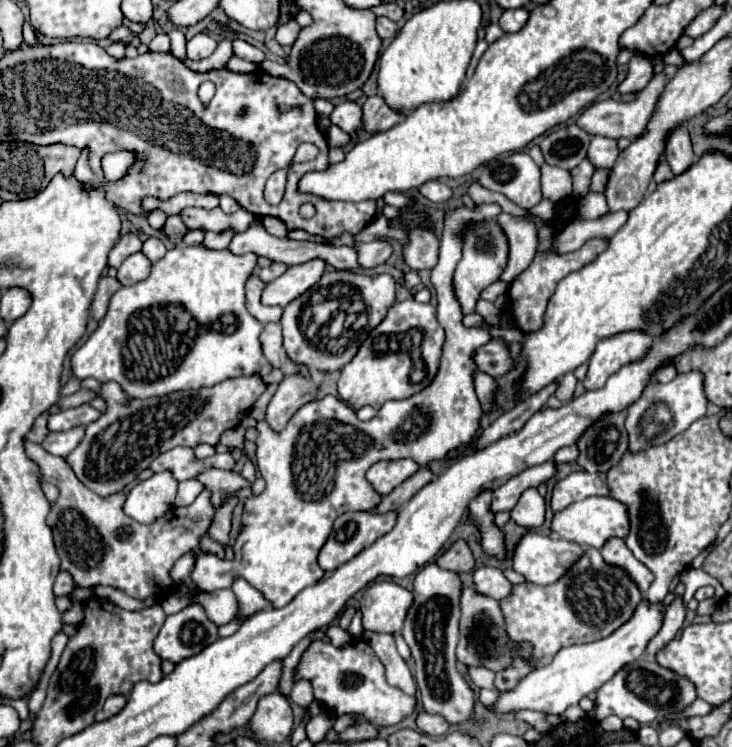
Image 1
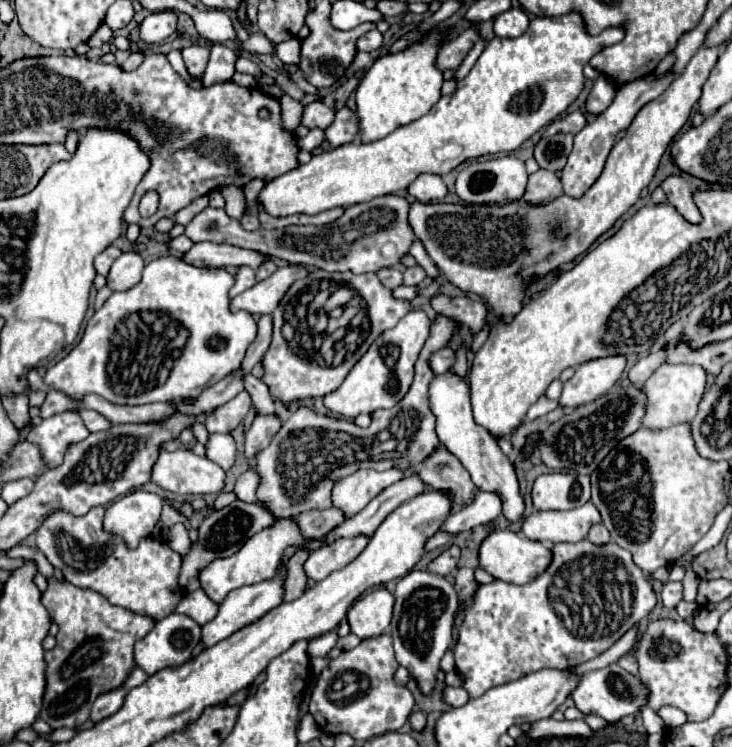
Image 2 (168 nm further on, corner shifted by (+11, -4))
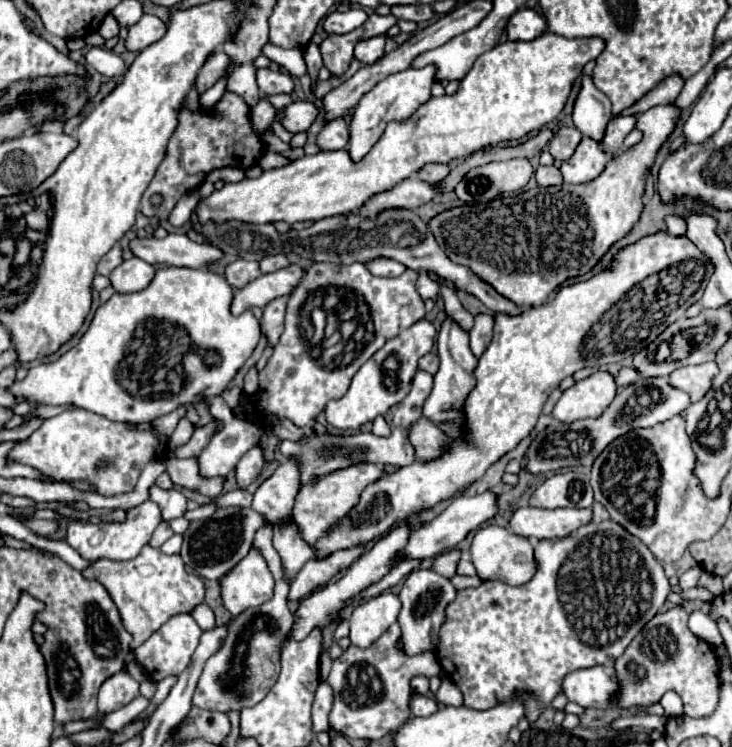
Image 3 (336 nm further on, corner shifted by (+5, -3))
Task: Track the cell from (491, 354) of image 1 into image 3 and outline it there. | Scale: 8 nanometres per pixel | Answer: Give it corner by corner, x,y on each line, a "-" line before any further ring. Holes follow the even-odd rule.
427,353
427,355
423,355
423,357
419,359
419,369
423,369
423,371
435,375
437,369
439,369
439,357
437,357
435,353

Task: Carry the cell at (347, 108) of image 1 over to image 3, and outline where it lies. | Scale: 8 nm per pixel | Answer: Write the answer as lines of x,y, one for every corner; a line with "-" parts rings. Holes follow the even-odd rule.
295,101
285,107
283,125
291,133
307,131
313,125
313,121
317,119
317,115
319,115
319,109
311,101

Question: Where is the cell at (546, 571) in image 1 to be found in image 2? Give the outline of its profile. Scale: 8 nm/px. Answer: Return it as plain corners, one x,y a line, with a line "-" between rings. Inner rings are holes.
491,530
479,548
479,566
489,572
493,578
509,584
527,584
537,578
549,566
551,552
549,546
529,540
511,530

